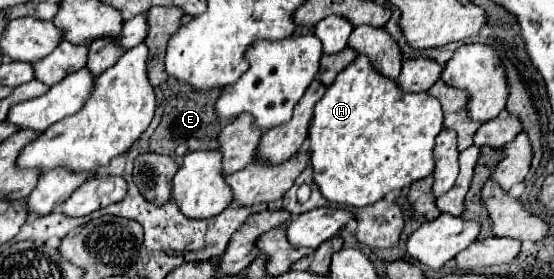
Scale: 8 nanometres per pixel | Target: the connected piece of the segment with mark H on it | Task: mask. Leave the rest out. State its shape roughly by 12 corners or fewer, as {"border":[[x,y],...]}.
{"border":[[359,55],[309,127],[325,199],[365,207],[435,169],[433,95]]}

